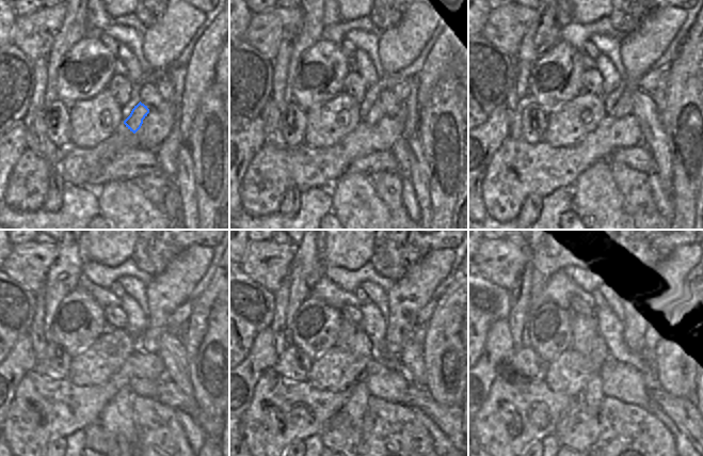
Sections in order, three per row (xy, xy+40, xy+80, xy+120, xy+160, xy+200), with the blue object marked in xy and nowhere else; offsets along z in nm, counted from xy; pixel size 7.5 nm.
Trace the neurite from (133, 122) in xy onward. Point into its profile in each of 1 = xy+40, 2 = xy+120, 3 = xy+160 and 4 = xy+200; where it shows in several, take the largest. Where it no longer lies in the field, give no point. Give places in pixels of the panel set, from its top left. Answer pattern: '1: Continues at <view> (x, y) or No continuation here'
1: Continues at xy+40 (378, 112)
2: Continues at xy+120 (149, 341)
3: Continues at xy+160 (395, 339)
4: Continues at xy+200 (636, 340)

